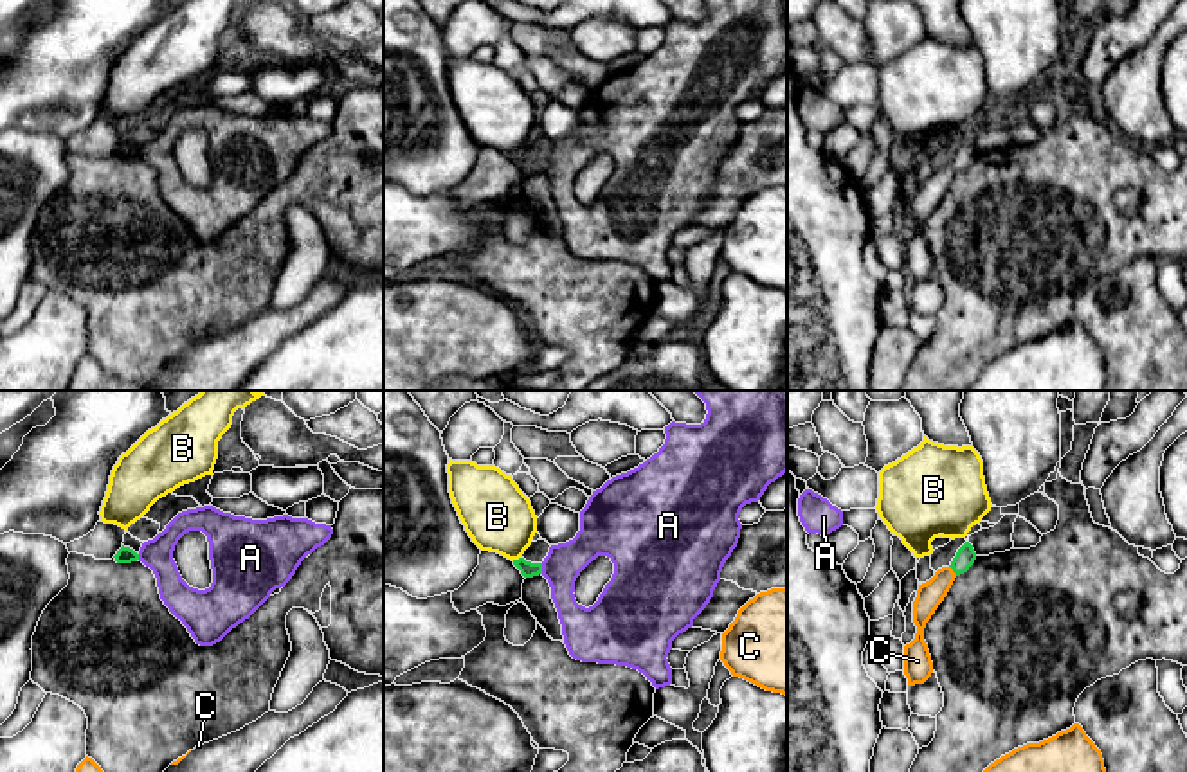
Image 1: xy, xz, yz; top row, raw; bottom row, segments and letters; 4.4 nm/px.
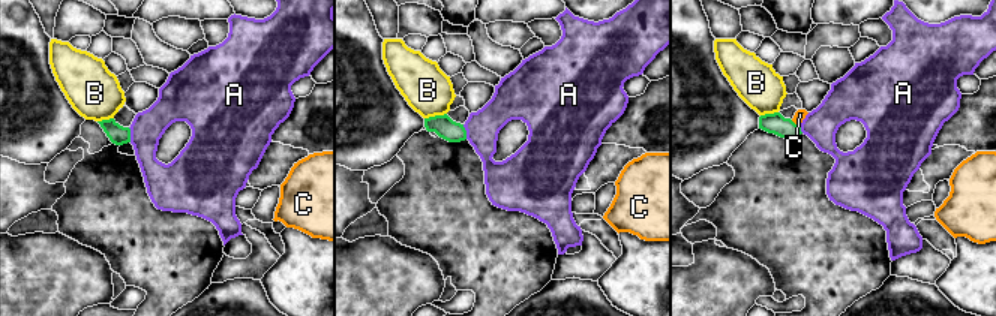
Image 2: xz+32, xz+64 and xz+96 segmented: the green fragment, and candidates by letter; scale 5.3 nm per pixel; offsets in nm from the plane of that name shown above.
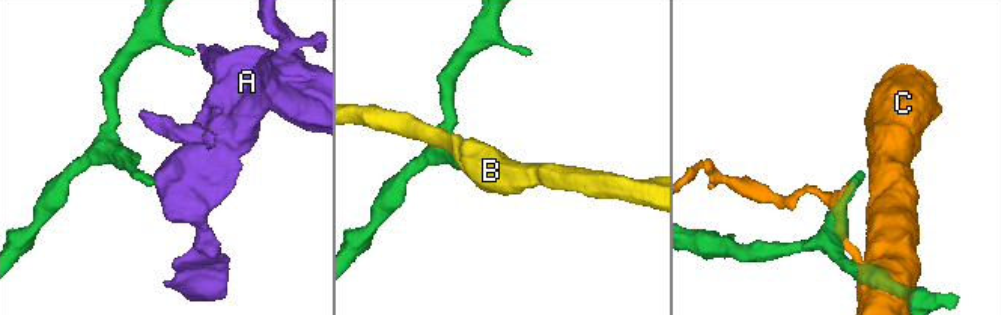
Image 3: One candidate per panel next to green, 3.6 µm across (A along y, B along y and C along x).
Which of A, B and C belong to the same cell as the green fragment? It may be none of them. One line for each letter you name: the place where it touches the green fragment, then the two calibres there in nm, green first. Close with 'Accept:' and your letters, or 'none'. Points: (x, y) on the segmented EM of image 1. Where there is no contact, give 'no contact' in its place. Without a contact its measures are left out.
Accept: none

